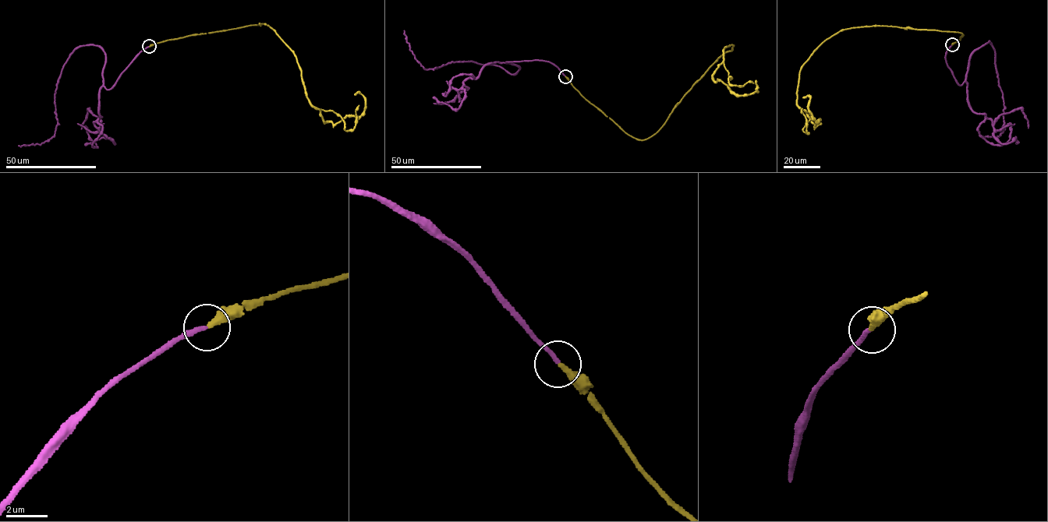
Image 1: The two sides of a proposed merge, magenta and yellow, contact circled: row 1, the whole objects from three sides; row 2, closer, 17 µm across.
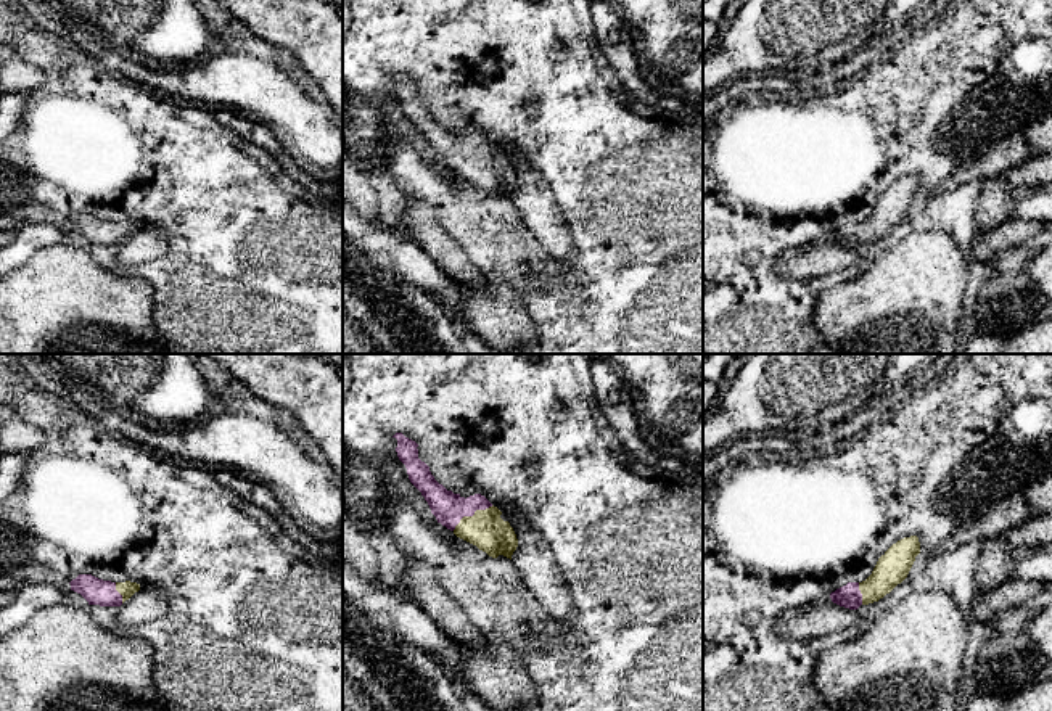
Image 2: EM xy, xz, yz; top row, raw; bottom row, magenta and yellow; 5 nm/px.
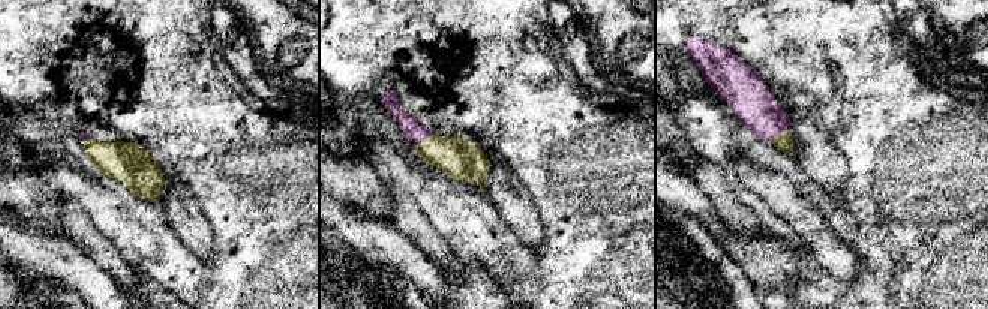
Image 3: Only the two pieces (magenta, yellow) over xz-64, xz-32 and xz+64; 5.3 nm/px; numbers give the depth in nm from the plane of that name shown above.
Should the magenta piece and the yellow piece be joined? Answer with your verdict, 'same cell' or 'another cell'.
same cell

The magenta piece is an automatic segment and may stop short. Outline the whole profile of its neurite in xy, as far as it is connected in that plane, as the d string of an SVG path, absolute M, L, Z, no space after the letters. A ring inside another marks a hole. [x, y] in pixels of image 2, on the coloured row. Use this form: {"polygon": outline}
{"polygon": "M79 574L71 582L71 590L80 594L88 605L121 606L135 592L140 590L137 582L111 582L98 579L92 574Z"}

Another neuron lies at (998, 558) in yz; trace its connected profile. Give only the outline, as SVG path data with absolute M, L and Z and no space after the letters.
M1002 536L983 540L983 549L975 566L978 592L989 590L1012 579L1015 566L1026 553L1026 549L1012 545Z

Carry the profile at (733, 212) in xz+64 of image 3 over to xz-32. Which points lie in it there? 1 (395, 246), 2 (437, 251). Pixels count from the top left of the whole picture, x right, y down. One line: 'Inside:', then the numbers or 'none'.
Inside: 2

